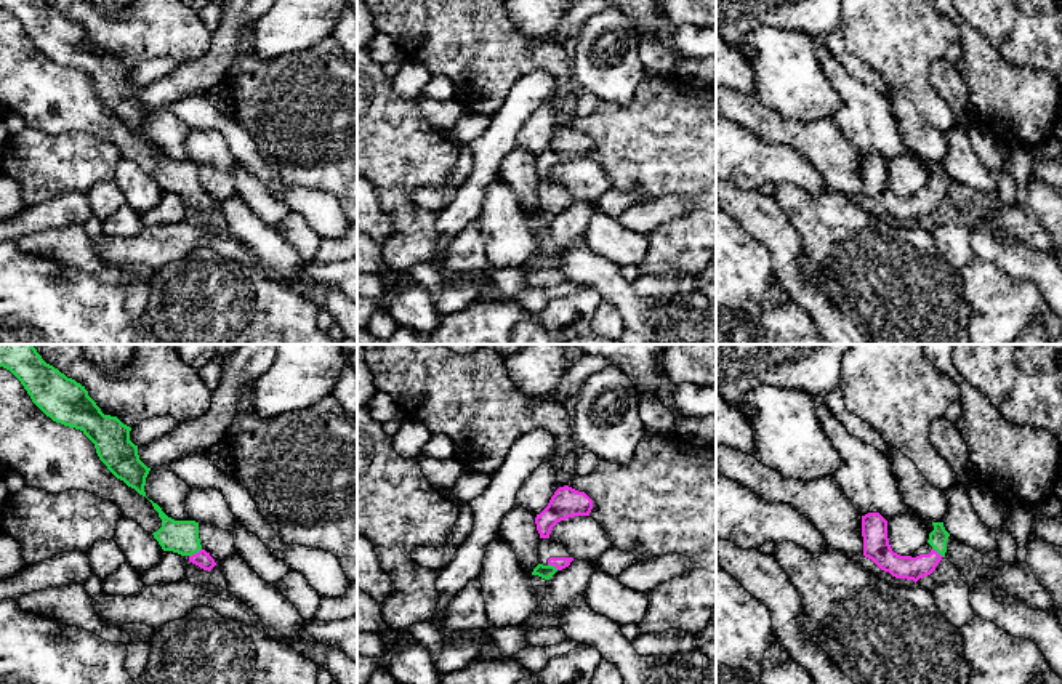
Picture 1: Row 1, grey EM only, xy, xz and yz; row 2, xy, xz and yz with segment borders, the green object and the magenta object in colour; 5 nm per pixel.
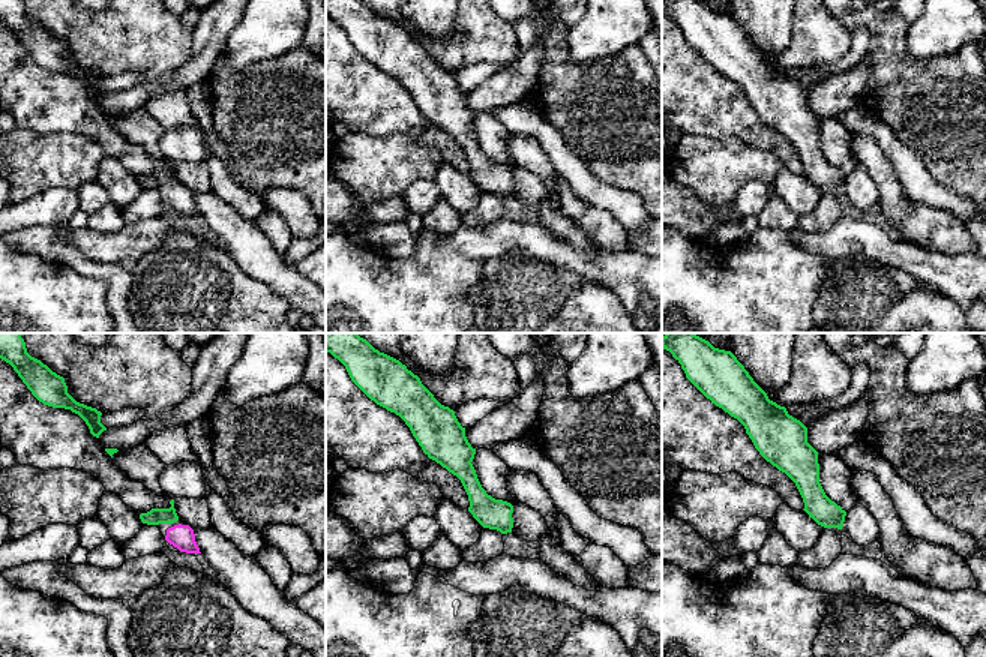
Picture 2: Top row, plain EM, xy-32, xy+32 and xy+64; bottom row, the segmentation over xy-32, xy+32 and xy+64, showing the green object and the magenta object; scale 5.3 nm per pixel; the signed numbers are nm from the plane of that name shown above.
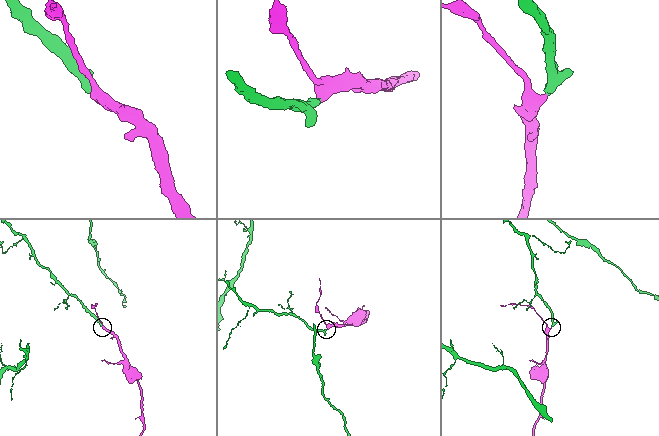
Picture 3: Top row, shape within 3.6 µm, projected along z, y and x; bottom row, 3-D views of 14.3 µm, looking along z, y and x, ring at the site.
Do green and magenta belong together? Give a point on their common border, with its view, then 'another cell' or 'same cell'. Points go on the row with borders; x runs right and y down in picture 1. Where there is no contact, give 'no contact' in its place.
contact xy (194, 553); same cell

